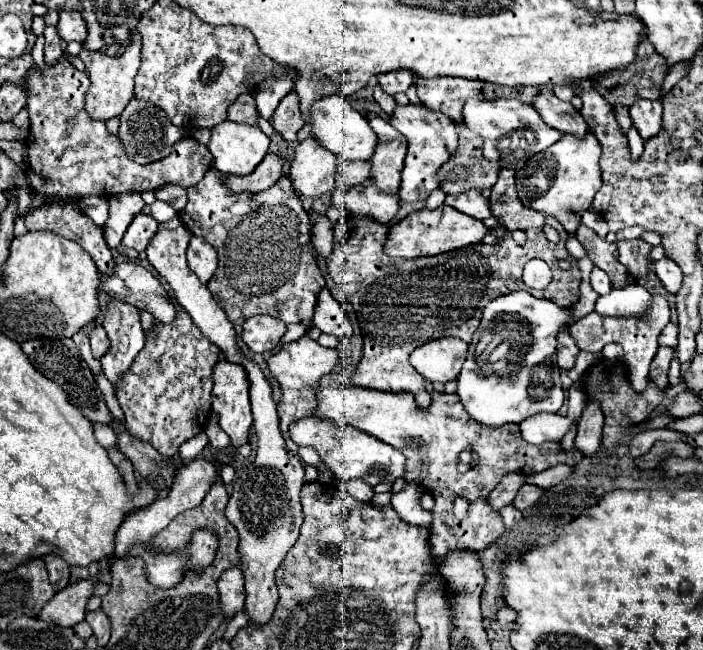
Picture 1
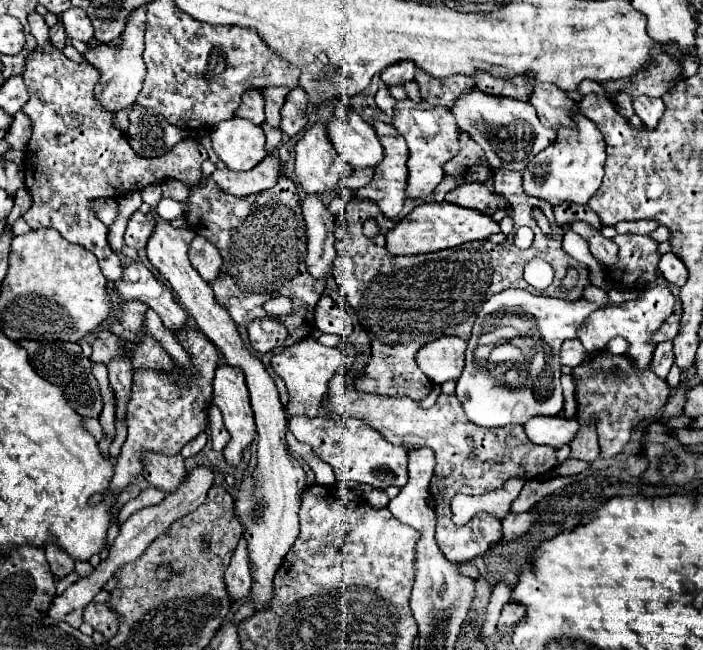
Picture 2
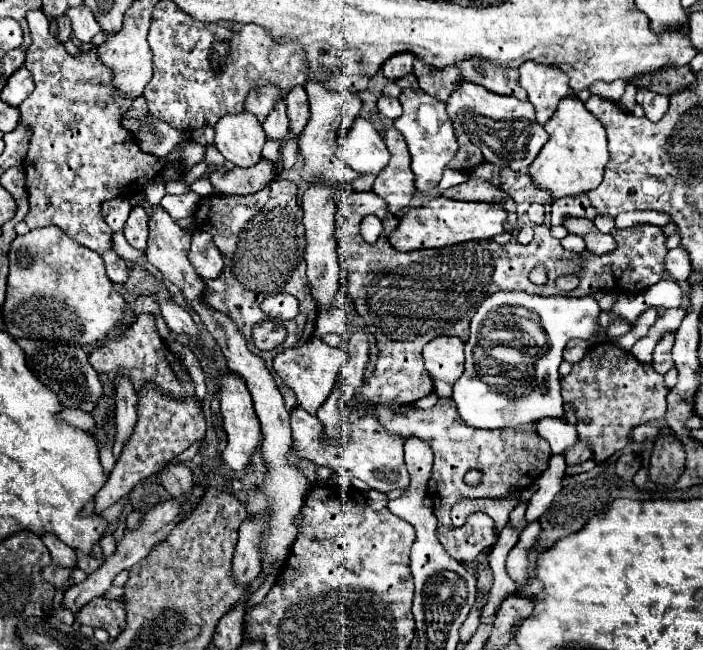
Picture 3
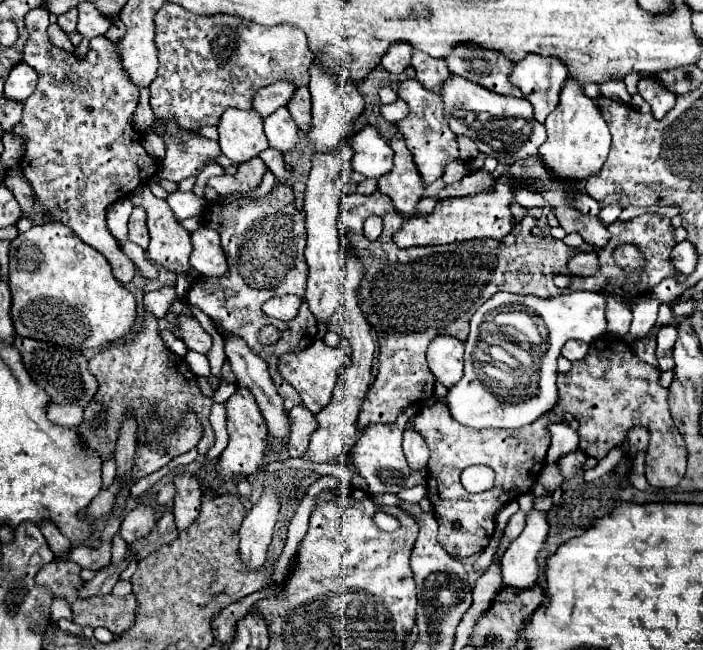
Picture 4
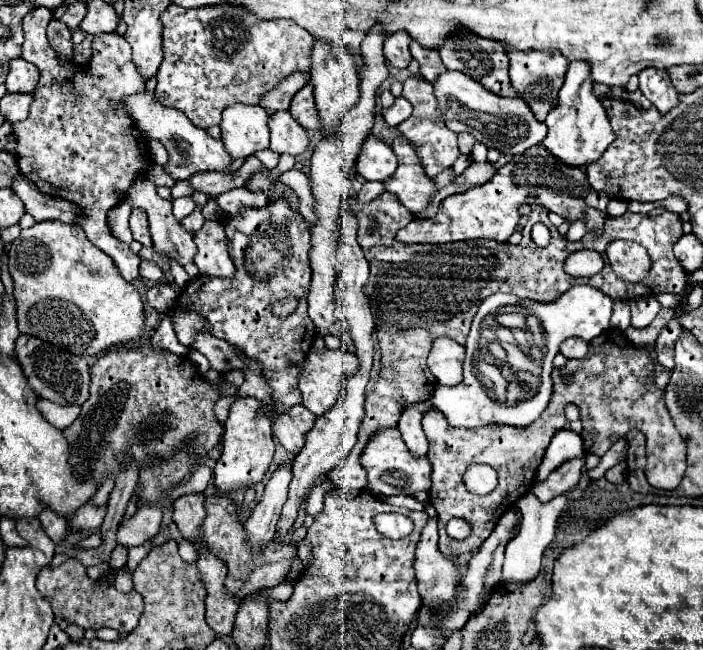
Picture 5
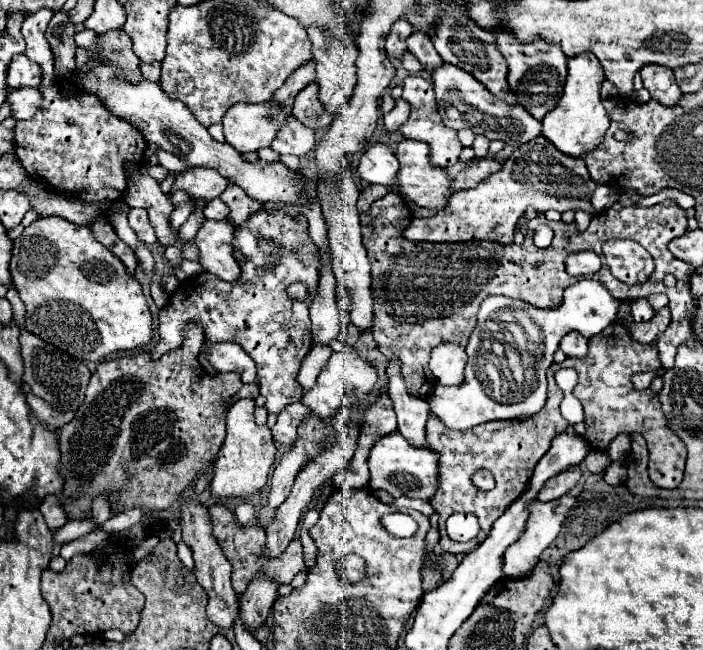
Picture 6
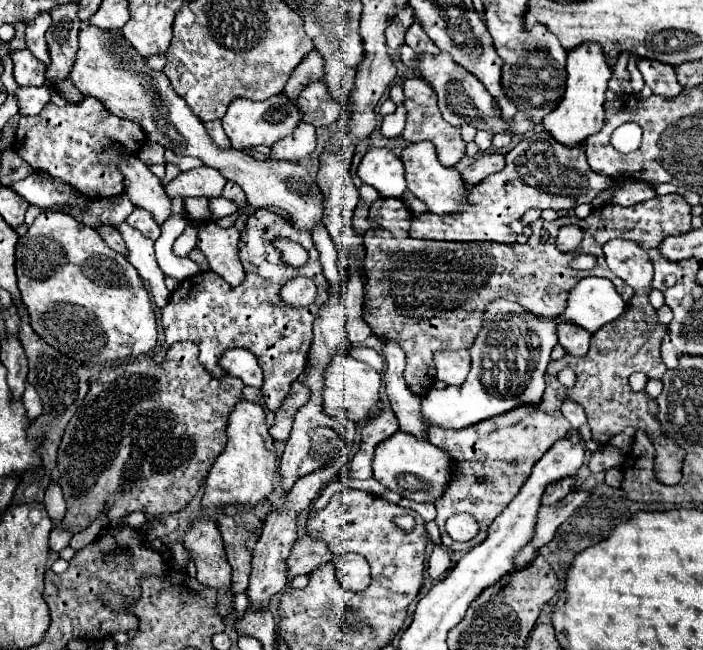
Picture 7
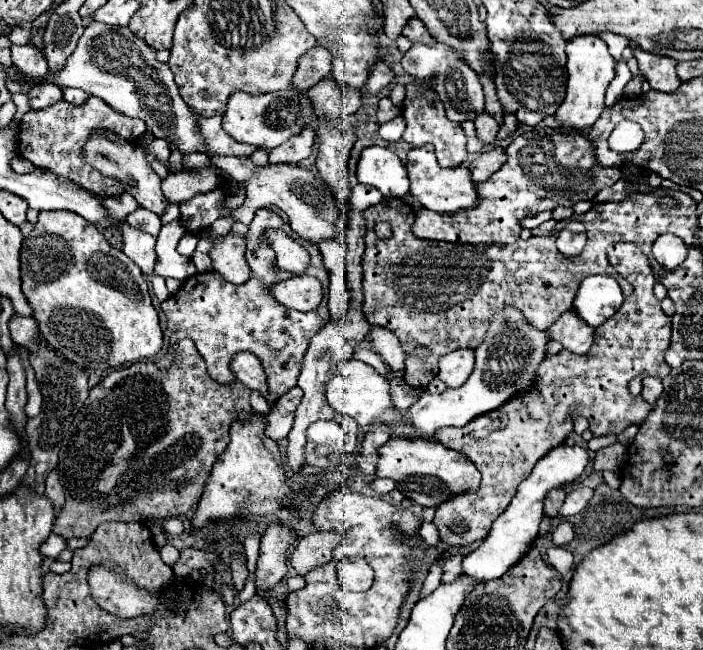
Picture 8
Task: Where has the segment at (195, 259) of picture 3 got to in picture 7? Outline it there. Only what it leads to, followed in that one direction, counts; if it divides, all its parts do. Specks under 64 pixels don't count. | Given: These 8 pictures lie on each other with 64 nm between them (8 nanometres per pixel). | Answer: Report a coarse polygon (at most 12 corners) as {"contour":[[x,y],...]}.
{"contour":[[214,220],[200,226],[198,248],[232,286],[244,280],[240,232]]}

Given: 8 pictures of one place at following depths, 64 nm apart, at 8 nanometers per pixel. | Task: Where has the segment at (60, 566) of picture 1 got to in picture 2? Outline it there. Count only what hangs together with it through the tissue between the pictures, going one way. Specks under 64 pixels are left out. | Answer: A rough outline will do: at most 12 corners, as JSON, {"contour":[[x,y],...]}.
{"contour":[[56,544],[46,546],[54,578],[74,572],[74,560]]}

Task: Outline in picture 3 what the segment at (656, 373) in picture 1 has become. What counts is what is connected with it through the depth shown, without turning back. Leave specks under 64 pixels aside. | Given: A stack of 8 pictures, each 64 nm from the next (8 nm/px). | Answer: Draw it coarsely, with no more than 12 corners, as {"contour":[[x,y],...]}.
{"contour":[[664,334],[652,354],[652,368],[666,374],[672,364],[674,336]]}

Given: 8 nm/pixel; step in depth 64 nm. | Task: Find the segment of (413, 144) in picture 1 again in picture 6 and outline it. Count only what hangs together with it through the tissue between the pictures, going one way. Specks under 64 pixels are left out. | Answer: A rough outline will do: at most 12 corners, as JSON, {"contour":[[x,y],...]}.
{"contour":[[404,80],[412,106],[402,136],[426,142],[436,168],[456,164],[462,152],[440,120],[432,82]]}

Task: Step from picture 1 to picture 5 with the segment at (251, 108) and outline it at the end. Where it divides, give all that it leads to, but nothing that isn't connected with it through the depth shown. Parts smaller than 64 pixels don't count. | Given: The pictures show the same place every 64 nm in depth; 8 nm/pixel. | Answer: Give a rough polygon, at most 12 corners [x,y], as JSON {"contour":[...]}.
{"contour":[[292,74],[262,96],[260,106],[274,114],[288,104],[310,76]]}

